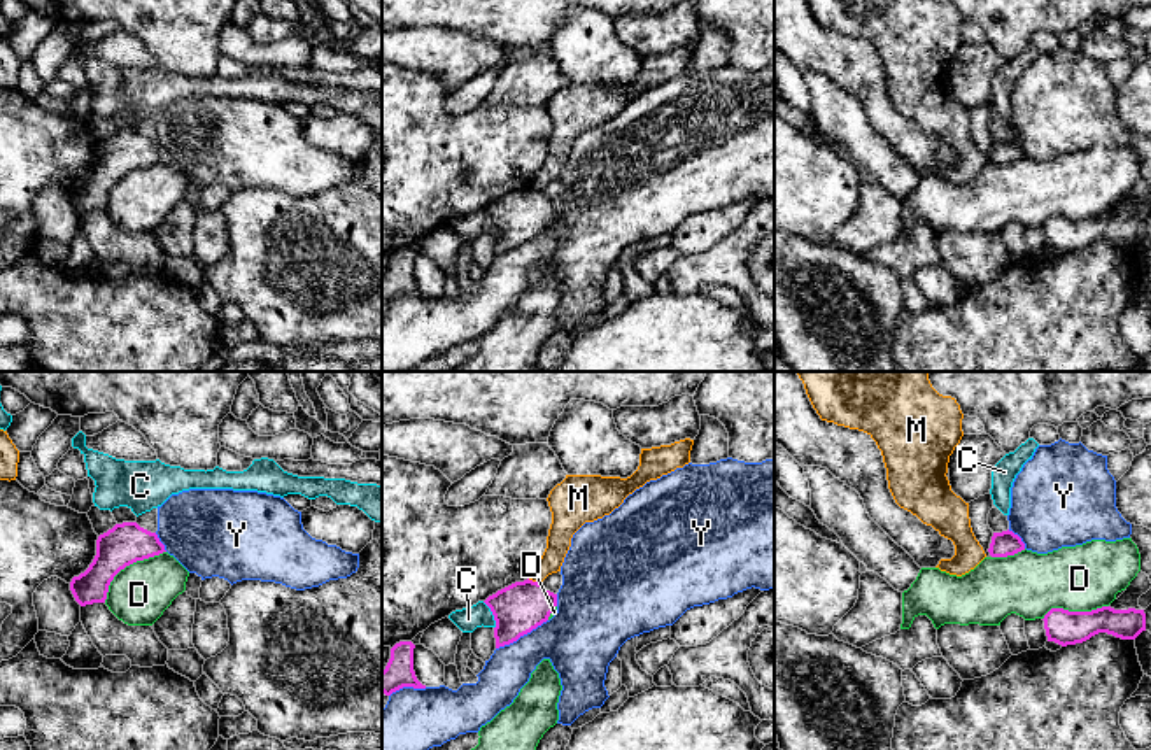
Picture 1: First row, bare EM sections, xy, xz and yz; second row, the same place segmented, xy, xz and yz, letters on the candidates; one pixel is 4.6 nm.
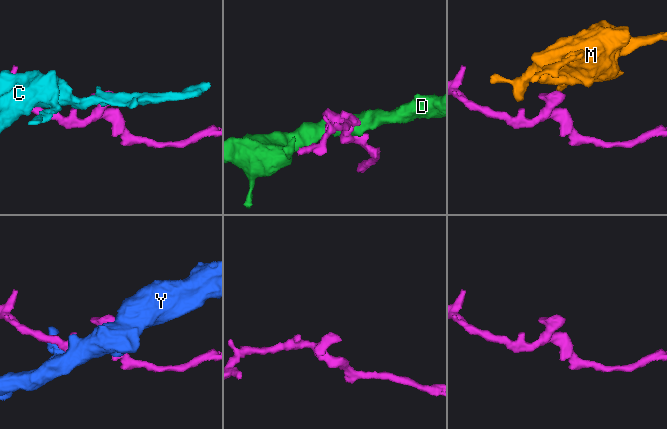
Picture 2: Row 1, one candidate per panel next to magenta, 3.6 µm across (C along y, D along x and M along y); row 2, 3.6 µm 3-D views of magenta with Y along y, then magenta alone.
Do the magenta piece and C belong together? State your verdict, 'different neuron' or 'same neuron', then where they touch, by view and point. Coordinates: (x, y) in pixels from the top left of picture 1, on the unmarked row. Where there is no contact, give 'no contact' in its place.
different neuron; meets magenta in xz at (493, 221)

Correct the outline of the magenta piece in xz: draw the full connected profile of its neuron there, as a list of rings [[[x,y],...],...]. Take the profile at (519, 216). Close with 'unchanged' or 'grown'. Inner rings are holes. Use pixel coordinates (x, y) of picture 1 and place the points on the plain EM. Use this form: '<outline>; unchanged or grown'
[[[527,186],[498,198],[484,210],[494,223],[494,245],[499,256],[547,230],[557,214],[557,202]]]; unchanged

